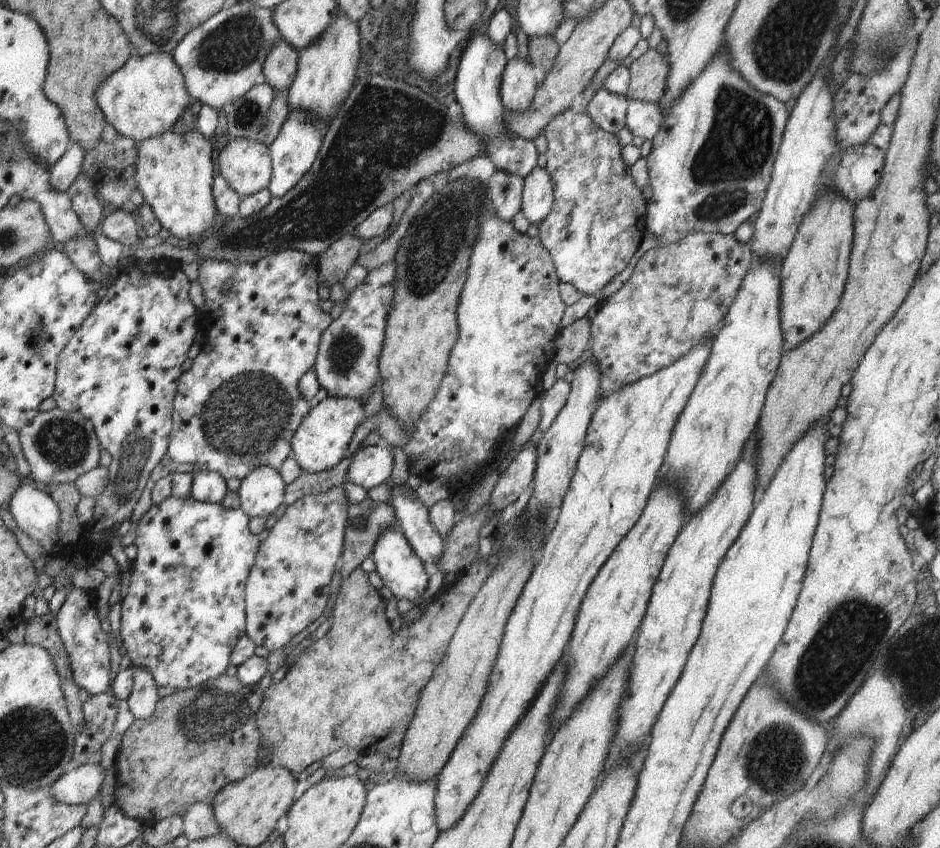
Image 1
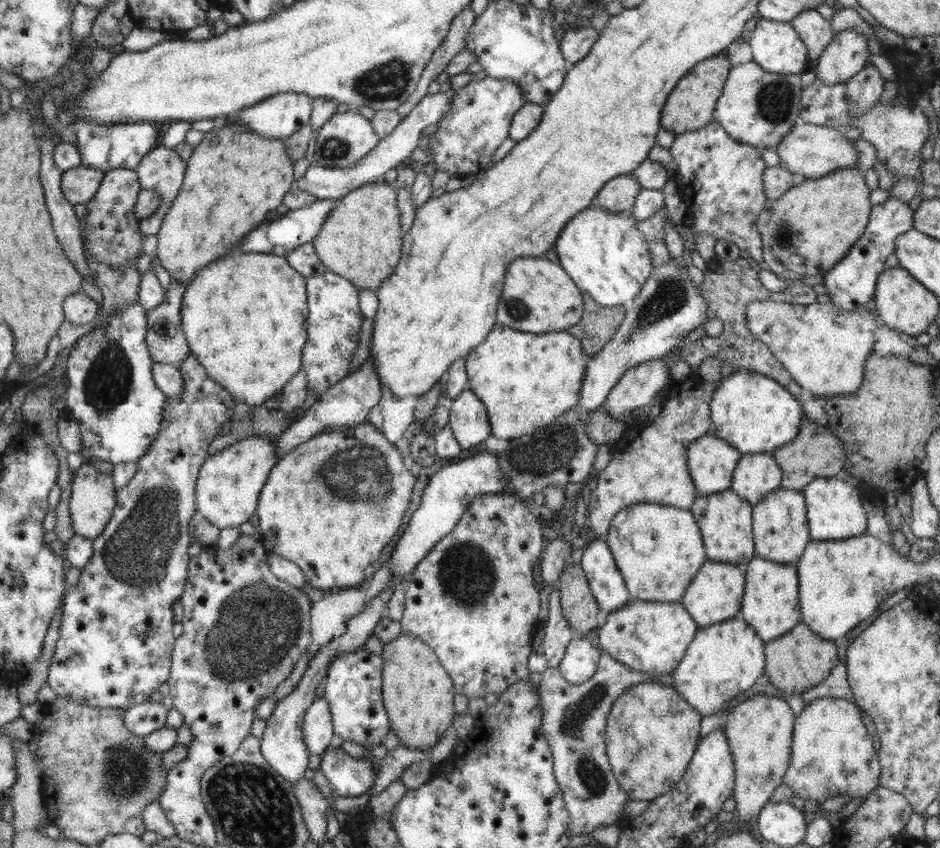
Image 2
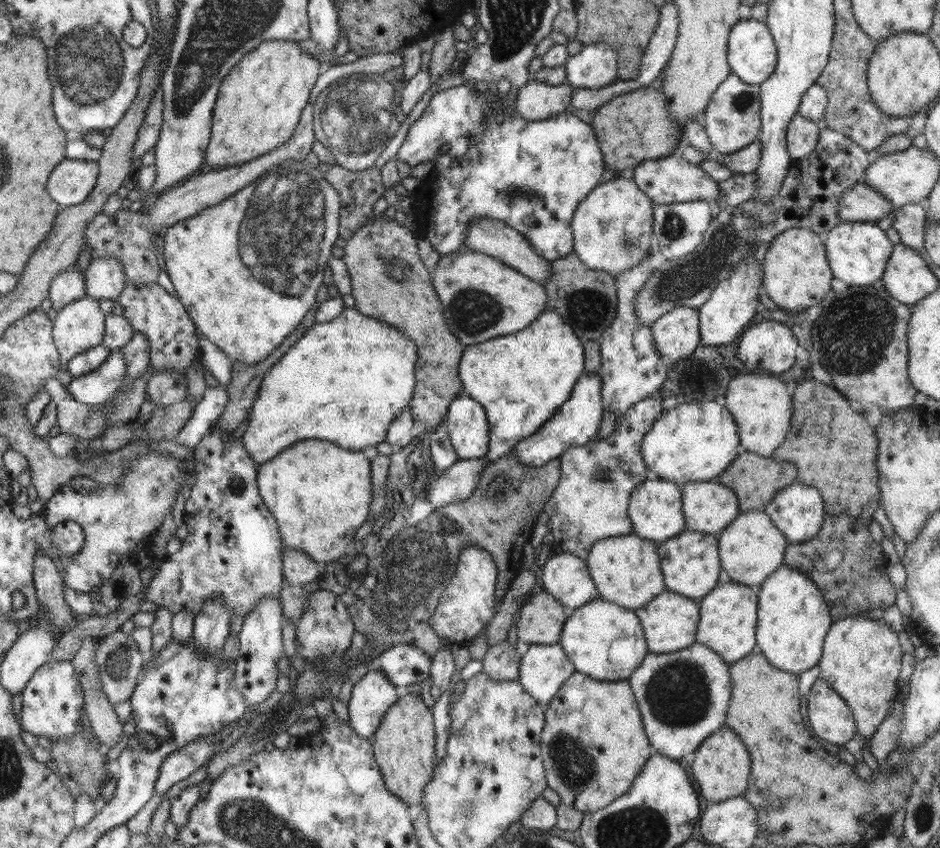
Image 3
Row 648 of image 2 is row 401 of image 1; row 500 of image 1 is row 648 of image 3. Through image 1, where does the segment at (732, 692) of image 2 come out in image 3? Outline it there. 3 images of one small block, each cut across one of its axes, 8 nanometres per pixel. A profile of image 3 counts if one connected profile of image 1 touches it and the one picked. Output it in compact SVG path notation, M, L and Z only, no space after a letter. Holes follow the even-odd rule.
M694 641L688 648L683 648L676 652L668 652L664 654L654 654L649 652L644 660L634 669L634 672L626 679L634 693L636 704L638 705L640 716L642 717L644 732L650 741L651 751L655 754L662 754L672 759L687 757L690 758L695 750L700 746L700 743L713 732L716 732L722 725L725 724L727 708L729 707L731 697L731 676L729 671L729 663L724 662L722 657L714 652L710 647Z

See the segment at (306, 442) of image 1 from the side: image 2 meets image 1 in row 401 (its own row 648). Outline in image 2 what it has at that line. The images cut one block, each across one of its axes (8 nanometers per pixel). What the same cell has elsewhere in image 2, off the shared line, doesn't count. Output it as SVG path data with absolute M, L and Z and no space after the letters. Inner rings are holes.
M378 596L370 597L370 604L362 612L358 612L356 616L350 617L350 620L348 620L346 634L342 634L340 638L330 640L328 644L324 644L310 658L310 664L308 664L302 680L298 682L298 686L288 696L280 699L270 717L267 718L266 723L268 723L268 726L266 726L266 730L264 730L261 738L261 753L266 762L278 772L278 775L291 782L293 786L305 778L306 768L308 768L308 762L310 762L308 757L311 754L308 748L306 748L306 744L304 744L302 723L305 719L306 709L312 704L318 689L322 688L326 680L330 661L338 653L348 653L354 652L356 649L362 649L366 640L374 632L378 621L382 618L382 609L384 609L382 598L378 598Z

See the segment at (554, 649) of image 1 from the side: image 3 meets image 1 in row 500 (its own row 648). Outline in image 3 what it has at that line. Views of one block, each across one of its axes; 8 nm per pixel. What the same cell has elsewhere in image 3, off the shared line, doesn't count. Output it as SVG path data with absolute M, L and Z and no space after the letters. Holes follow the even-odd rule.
M600 598L574 609L572 615L566 617L558 644L561 645L576 671L602 681L626 680L649 653L642 625L634 610Z

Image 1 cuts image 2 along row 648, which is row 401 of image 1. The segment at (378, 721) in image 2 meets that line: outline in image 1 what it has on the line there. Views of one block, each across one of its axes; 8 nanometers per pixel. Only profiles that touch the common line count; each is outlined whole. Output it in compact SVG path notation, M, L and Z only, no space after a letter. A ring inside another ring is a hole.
M394 261L368 271L362 283L349 294L342 314L322 332L313 369L319 385L330 397L351 398L364 404L372 396L379 377L379 358L396 282L397 264Z

